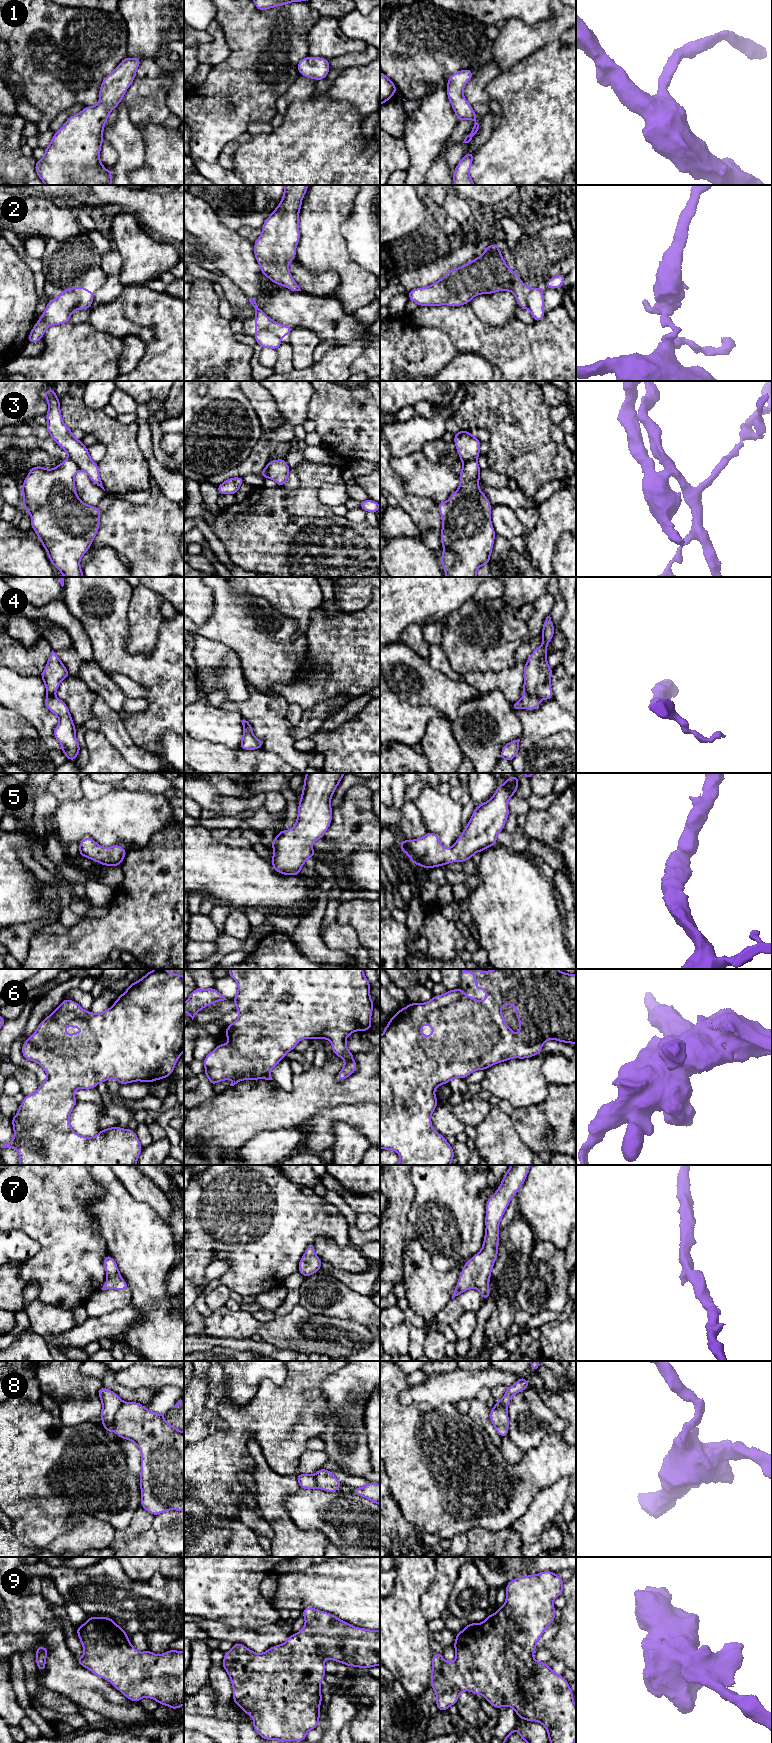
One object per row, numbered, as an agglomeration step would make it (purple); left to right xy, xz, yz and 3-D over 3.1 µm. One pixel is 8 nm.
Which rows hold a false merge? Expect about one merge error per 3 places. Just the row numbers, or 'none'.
2, 3, 8

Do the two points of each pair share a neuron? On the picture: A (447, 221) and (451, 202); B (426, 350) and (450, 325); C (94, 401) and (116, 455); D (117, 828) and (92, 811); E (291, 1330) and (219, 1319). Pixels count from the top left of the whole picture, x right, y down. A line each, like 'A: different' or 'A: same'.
A: different
B: different
C: different
D: same
E: same

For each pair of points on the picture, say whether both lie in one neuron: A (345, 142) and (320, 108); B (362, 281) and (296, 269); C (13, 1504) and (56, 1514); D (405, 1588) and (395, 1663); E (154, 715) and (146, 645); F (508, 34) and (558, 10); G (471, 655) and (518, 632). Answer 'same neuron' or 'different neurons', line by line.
A: same neuron
B: different neurons
C: same neuron
D: same neuron
E: different neurons
F: same neuron
G: same neuron

